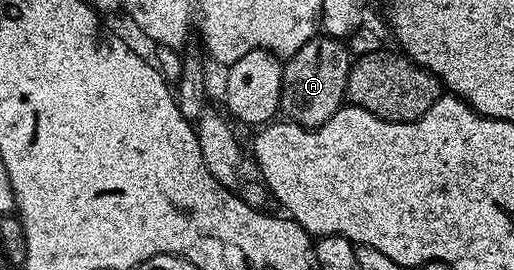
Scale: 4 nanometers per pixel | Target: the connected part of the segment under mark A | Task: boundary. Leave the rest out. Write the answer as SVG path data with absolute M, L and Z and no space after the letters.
M317 35L311 37L292 57L283 62L281 75L281 101L279 112L287 120L300 125L303 129L316 129L322 123L326 123L337 111L342 108L348 92L348 76L352 70L353 54L348 54L348 49L343 40L338 37Z

